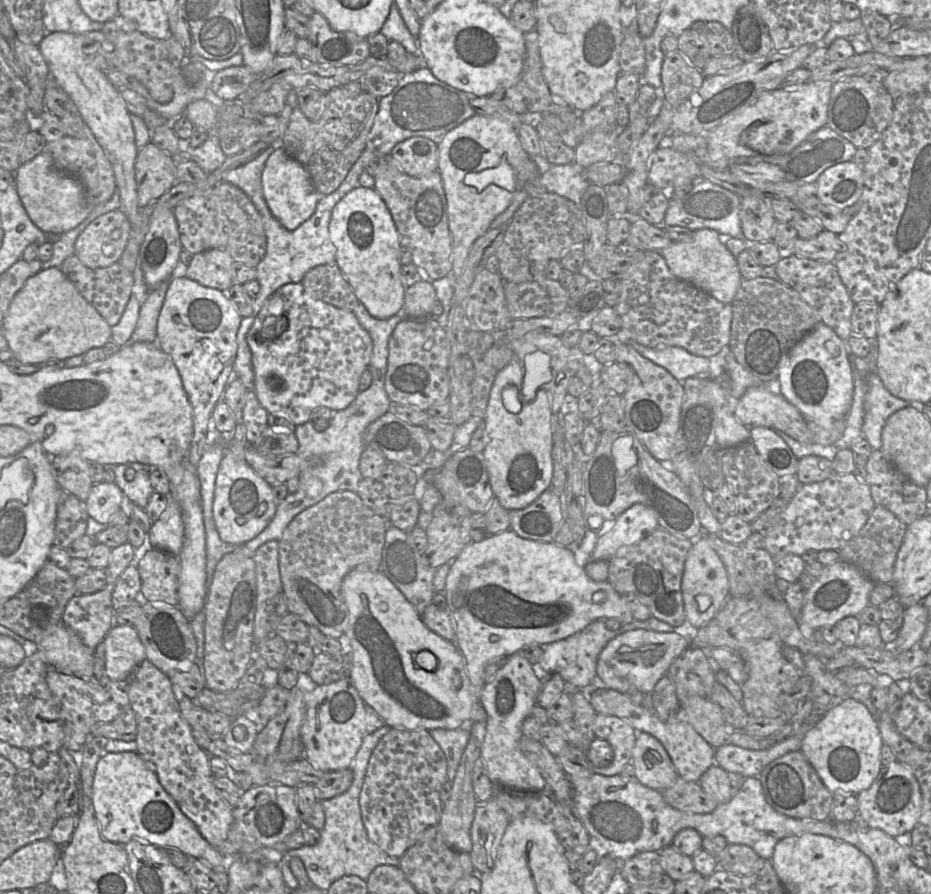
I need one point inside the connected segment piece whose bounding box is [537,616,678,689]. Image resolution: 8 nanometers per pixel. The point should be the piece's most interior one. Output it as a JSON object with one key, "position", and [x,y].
{"position":[575,658]}

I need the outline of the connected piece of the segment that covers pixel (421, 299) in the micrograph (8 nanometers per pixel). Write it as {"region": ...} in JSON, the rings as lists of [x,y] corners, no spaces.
{"region":[[[421,280],[405,288],[404,305],[401,314],[409,318],[431,317],[431,311],[437,300],[433,285]]]}

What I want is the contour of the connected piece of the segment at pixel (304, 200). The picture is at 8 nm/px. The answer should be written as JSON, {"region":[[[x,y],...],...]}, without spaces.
{"region":[[[276,148],[262,172],[264,198],[273,216],[289,231],[297,229],[315,212],[321,195],[316,190],[307,169],[284,148]]]}

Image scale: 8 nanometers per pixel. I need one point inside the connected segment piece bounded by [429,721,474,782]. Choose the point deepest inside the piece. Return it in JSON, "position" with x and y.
{"position":[453,742]}

